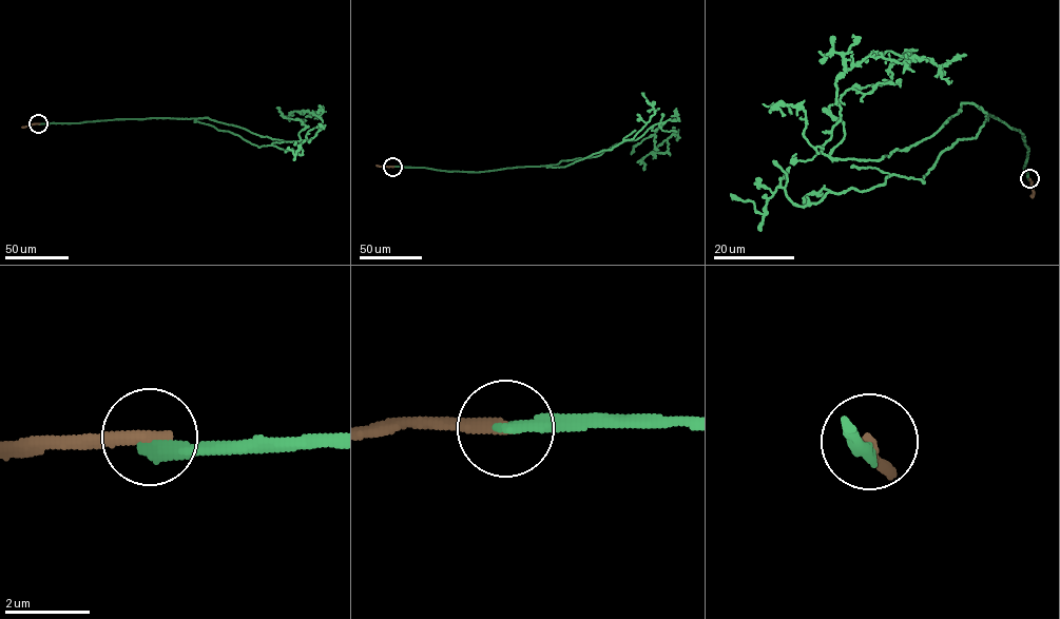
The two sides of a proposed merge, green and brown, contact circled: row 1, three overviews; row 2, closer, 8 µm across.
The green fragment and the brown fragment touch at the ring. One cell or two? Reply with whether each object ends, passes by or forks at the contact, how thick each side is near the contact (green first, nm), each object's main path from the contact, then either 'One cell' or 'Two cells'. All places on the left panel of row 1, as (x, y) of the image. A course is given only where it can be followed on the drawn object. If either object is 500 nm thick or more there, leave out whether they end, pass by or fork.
At the ring green ends. At the ring brown ends. Thickness 320 nm (green) against 320 nm. Course of green: (39, 123), (206, 117), (286, 141), (305, 139), (322, 124), (308, 110), (291, 113). Course of brown: (39, 123), (22, 127). Two cells

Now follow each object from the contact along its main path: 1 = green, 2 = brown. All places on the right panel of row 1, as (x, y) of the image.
1: (1029, 178), (1024, 136), (967, 102), (878, 160), (822, 152), (846, 70), (872, 53), (941, 66), (966, 55)
2: (1029, 178), (1034, 192), (1032, 196)

